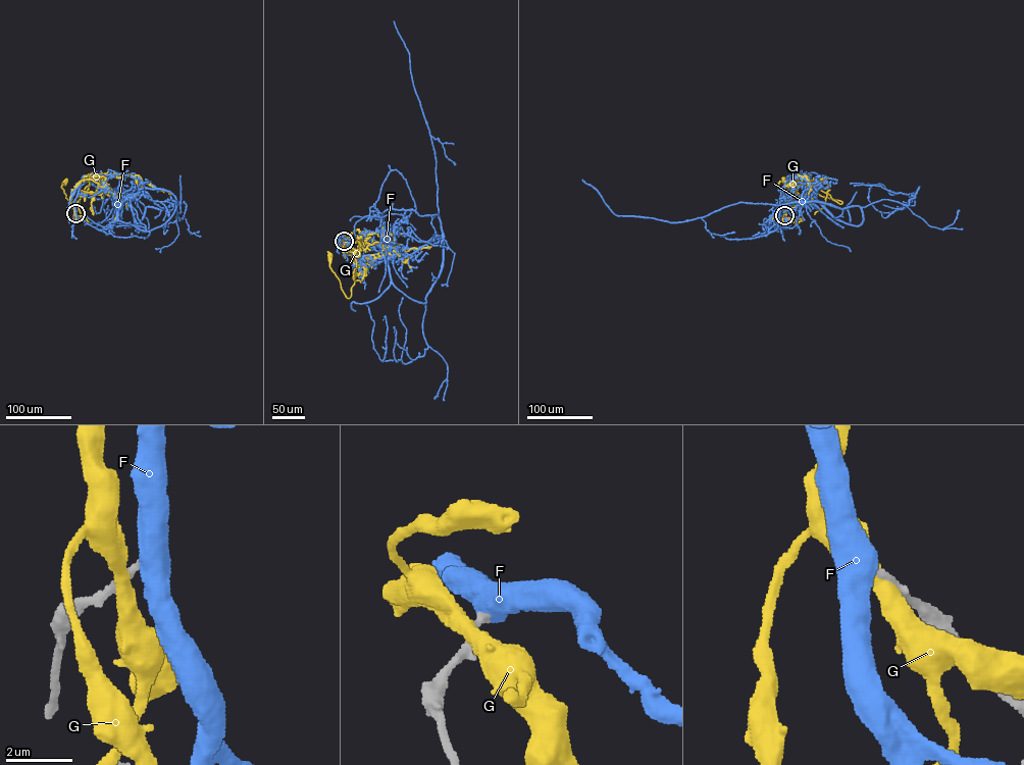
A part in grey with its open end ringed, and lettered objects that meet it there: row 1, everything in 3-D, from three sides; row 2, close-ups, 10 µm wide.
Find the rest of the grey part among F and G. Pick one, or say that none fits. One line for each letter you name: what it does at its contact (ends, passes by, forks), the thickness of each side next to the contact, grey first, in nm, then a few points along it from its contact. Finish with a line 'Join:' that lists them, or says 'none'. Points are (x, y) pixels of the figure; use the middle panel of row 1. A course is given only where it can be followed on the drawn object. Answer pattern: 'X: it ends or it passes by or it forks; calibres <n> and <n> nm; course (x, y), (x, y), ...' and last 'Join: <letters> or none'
F: it passes by; calibres 260 and 600 nm; course (344, 241), (355, 256), (382, 256), (382, 212), (439, 213), (433, 149), (409, 53), (394, 21)
Join: F

